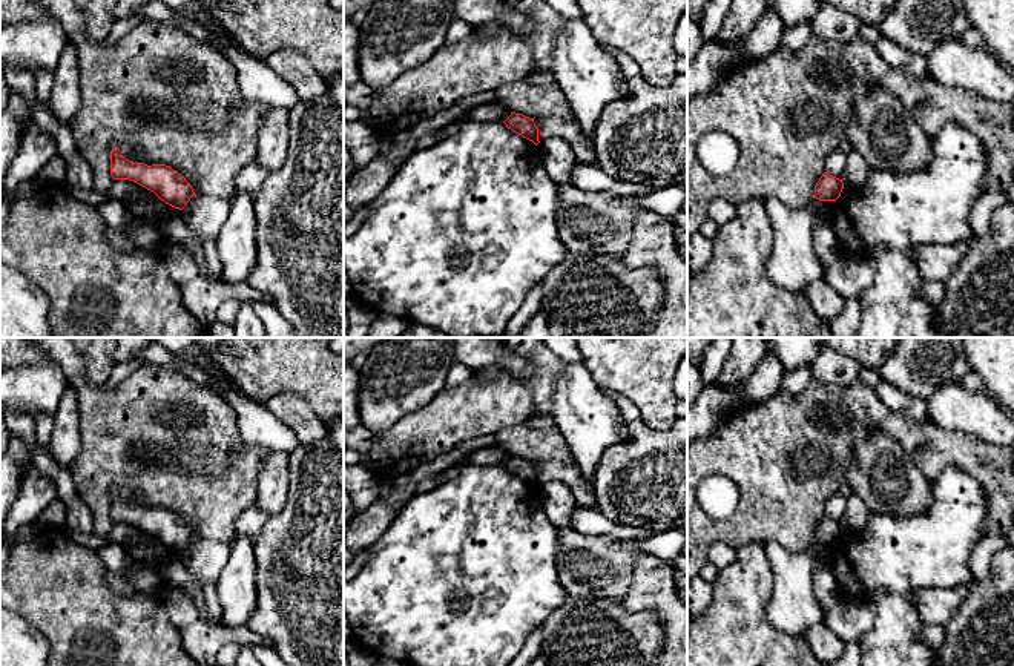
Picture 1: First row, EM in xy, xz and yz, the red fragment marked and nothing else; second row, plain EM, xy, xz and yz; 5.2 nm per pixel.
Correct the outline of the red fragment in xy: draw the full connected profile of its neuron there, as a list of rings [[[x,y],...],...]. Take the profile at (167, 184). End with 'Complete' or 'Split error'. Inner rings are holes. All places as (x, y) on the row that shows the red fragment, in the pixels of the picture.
[[[117,146],[110,150],[110,175],[114,180],[129,180],[153,192],[166,204],[183,210],[195,195],[186,178],[166,164],[132,163]]]. Complete

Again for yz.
[[[824,172],[815,186],[813,198],[819,201],[836,201],[844,189],[842,180]]]. Complete

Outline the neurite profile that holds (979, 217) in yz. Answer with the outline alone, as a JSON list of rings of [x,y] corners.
[[[983,193],[974,203],[968,216],[971,233],[973,233],[971,241],[986,233],[993,210],[1008,203],[1009,203],[1008,193]]]

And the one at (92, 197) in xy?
[[[64,184],[64,187],[75,199],[83,201],[83,203],[89,203],[89,204],[98,206],[98,204],[110,201],[107,193],[101,193],[101,192],[98,192],[95,189],[81,190],[81,189],[67,186],[67,184]]]

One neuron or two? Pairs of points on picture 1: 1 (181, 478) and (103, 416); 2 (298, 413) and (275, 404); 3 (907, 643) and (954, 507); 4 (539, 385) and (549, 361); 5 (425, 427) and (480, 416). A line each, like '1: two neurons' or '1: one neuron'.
1: one neuron
2: one neuron
3: one neuron
4: one neuron
5: one neuron

